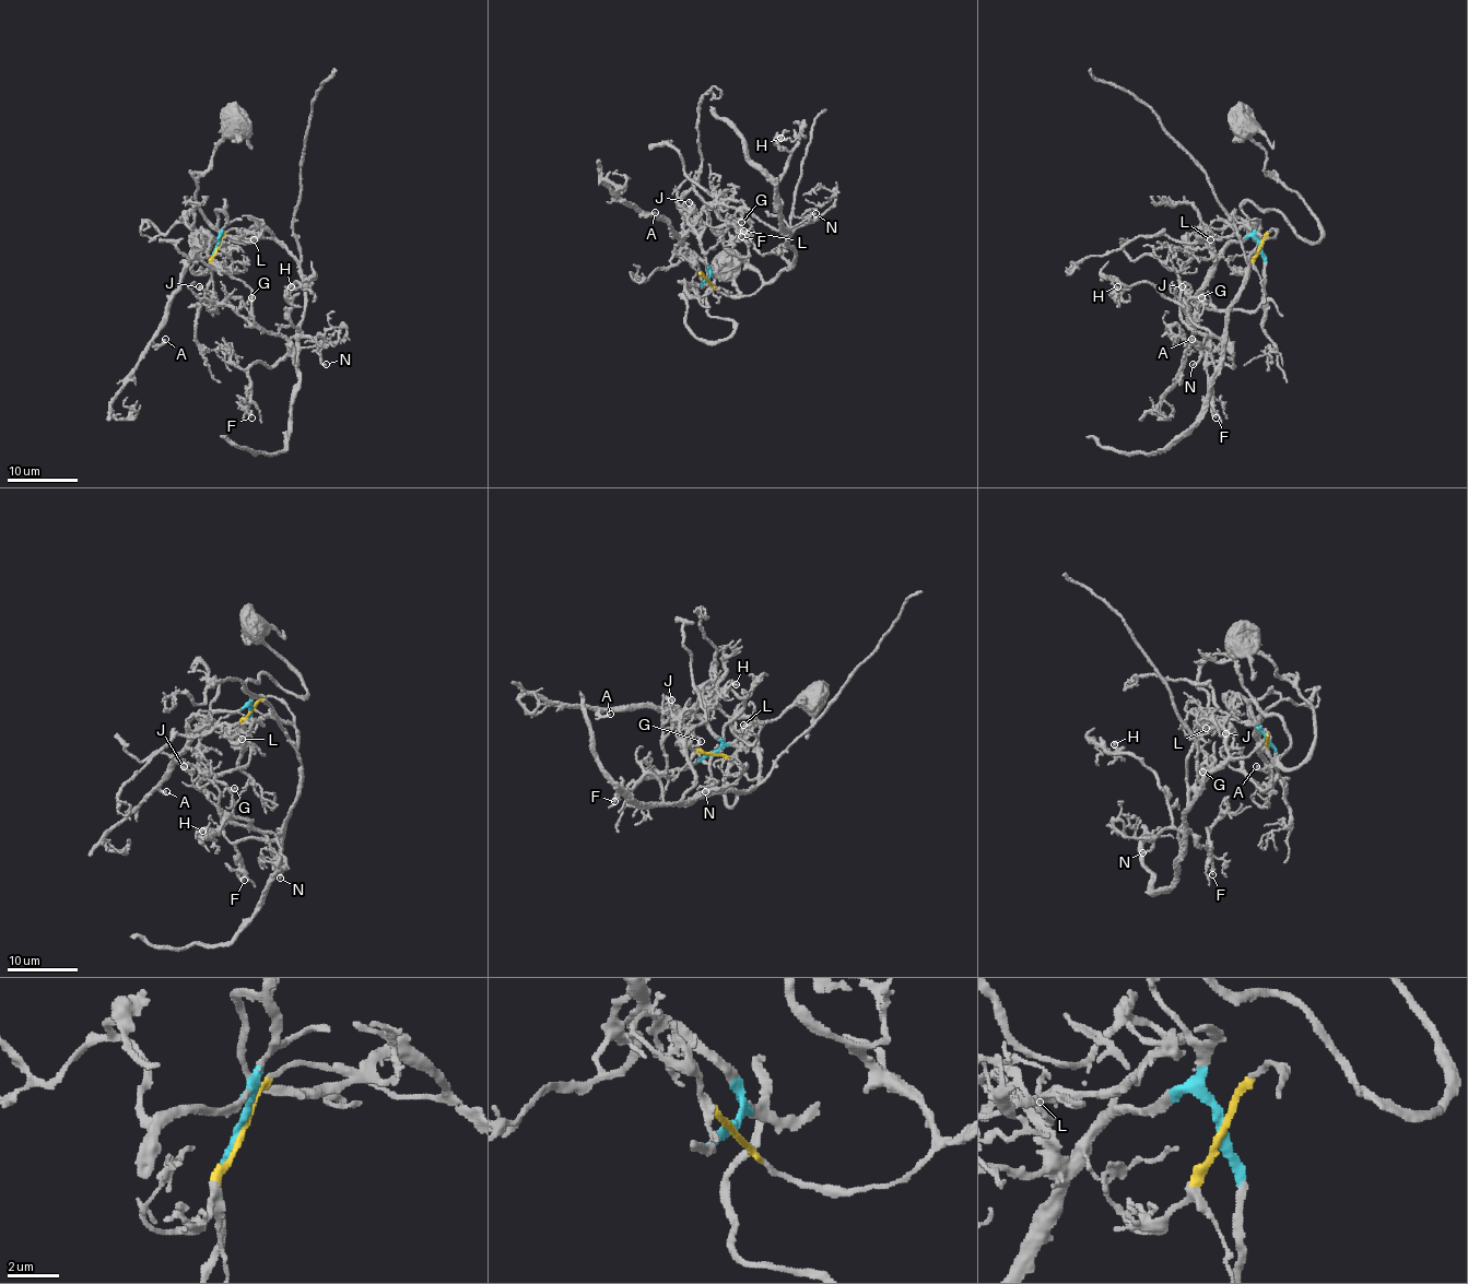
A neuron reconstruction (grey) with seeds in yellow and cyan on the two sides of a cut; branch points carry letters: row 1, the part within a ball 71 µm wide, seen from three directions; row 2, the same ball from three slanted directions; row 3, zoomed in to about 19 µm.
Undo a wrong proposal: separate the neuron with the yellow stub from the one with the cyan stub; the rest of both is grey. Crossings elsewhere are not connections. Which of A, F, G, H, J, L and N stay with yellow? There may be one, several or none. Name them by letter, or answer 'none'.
F, G, H, L, N

